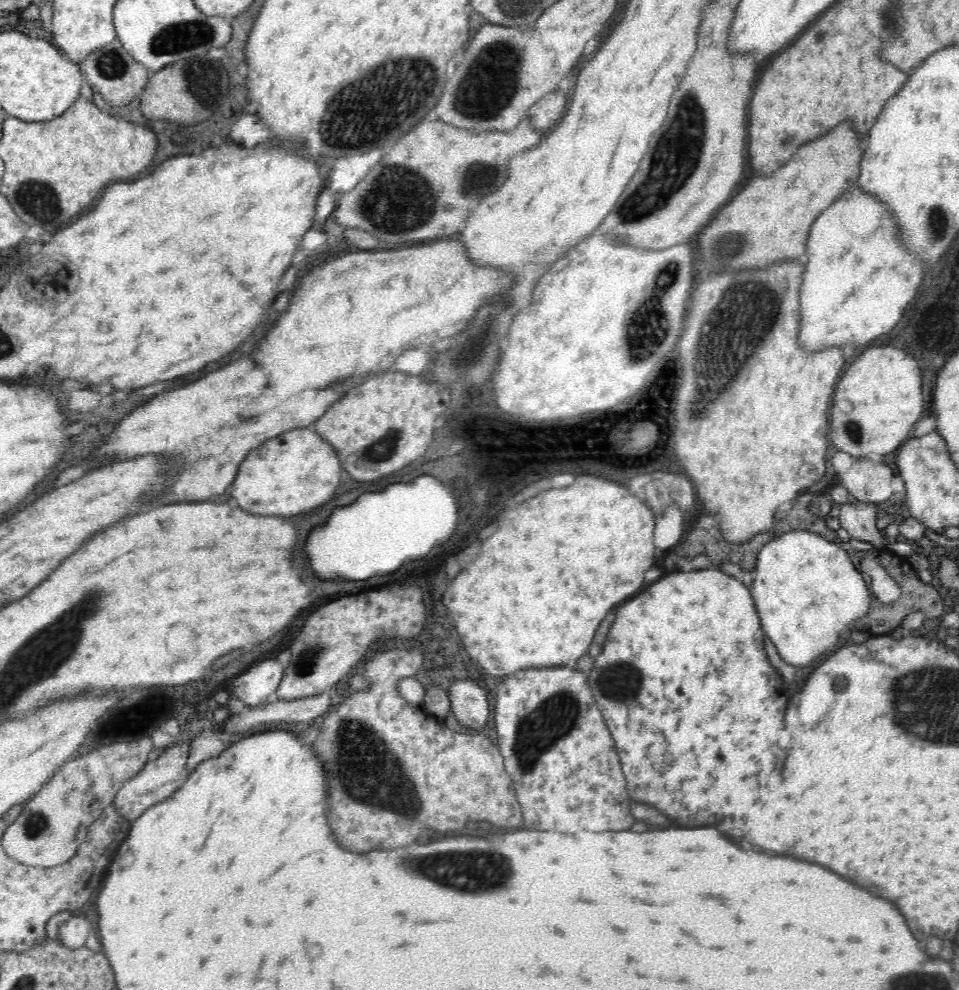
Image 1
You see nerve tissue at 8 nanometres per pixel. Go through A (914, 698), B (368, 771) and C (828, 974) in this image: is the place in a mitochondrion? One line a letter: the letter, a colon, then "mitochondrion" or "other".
A: mitochondrion
B: mitochondrion
C: other

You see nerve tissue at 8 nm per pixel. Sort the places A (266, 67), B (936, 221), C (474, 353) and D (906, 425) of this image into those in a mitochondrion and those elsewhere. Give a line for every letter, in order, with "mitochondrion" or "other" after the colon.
A: other
B: mitochondrion
C: mitochondrion
D: other

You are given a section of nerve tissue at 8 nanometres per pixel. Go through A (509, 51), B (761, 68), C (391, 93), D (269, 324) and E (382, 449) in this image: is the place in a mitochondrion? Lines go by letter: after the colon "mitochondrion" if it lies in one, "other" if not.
A: mitochondrion
B: other
C: mitochondrion
D: other
E: mitochondrion

